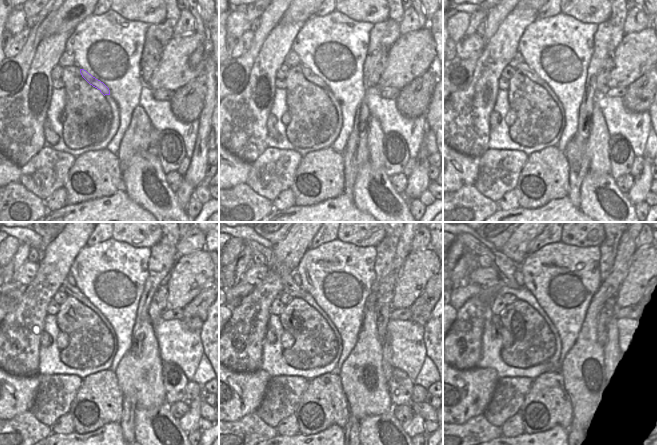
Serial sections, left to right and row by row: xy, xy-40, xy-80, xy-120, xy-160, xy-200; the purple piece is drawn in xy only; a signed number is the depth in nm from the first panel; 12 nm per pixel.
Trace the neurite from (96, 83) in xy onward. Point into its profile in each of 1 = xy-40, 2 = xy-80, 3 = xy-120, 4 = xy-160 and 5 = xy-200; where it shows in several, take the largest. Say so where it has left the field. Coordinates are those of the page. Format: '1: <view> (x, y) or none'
1: xy-40 (308, 74)
2: xy-80 (522, 67)
3: xy-120 (69, 289)
4: xy-160 (285, 274)
5: xy-200 (505, 267)

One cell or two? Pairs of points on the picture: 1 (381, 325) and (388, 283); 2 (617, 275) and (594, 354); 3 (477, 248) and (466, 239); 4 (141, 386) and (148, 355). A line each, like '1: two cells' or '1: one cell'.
1: two cells
2: one cell
3: one cell
4: one cell

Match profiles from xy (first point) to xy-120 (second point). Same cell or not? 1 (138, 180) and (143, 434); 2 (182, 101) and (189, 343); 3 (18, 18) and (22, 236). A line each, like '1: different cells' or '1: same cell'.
1: same cell
2: different cells
3: different cells

